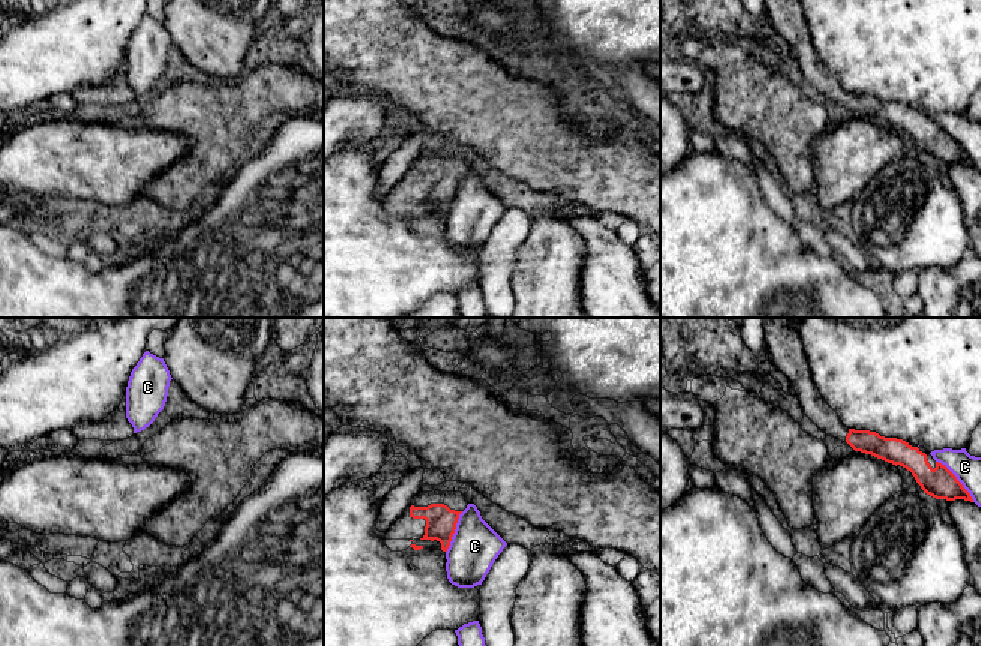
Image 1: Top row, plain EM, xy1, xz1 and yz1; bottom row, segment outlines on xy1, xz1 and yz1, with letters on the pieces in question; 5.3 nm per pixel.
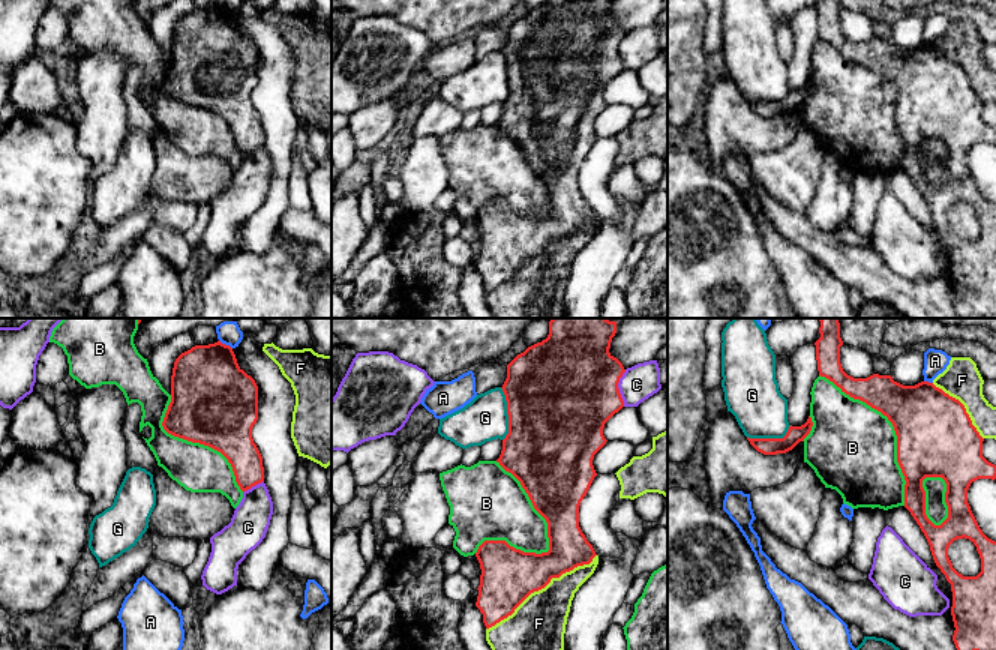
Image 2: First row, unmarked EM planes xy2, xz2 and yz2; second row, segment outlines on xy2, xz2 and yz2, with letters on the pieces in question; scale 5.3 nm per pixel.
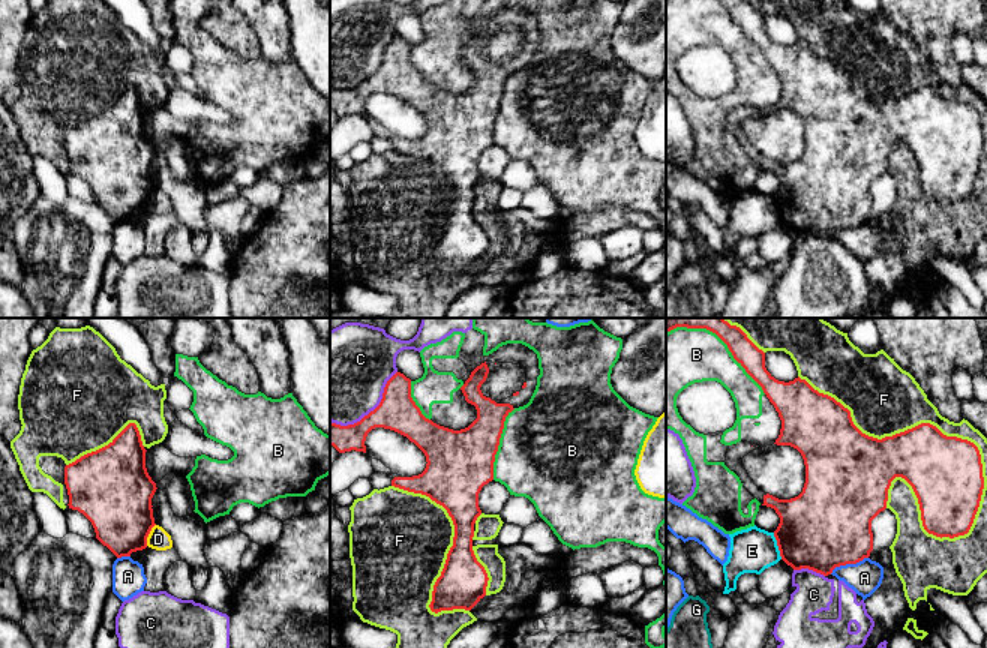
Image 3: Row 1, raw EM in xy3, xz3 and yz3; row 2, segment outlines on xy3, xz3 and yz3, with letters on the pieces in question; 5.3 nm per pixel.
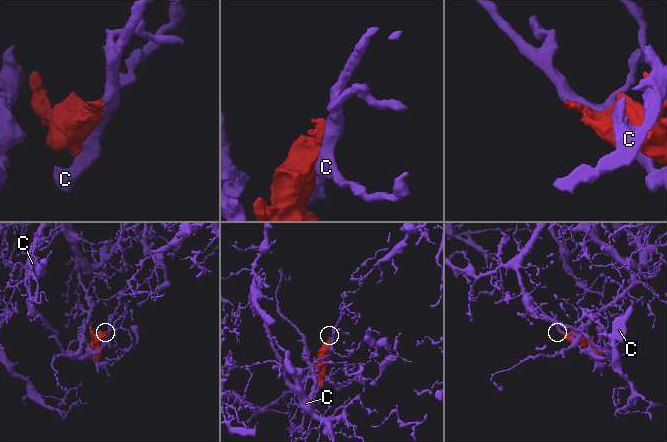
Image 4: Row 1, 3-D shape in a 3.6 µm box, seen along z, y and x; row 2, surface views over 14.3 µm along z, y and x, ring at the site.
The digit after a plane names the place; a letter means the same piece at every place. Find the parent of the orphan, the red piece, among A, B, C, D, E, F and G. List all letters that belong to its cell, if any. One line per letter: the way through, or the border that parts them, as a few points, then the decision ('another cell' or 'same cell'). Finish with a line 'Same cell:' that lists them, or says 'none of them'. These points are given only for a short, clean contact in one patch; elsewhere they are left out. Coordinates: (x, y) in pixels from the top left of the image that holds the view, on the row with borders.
A: another cell
B: another cell
C: another cell
D: border xy3 (155, 524), (146, 545); another cell
E: border yz3 (773, 533), (782, 558); another cell
F: another cell
G: another cell
Same cell: none of them

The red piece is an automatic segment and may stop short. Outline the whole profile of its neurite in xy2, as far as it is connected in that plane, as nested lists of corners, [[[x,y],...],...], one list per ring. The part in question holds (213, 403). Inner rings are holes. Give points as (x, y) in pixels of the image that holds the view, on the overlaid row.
[[[220,341],[195,345],[176,359],[171,375],[171,402],[162,422],[164,429],[174,437],[220,452],[231,464],[236,482],[243,492],[264,482],[262,456],[252,438],[256,420],[258,386],[238,366],[230,345]]]

